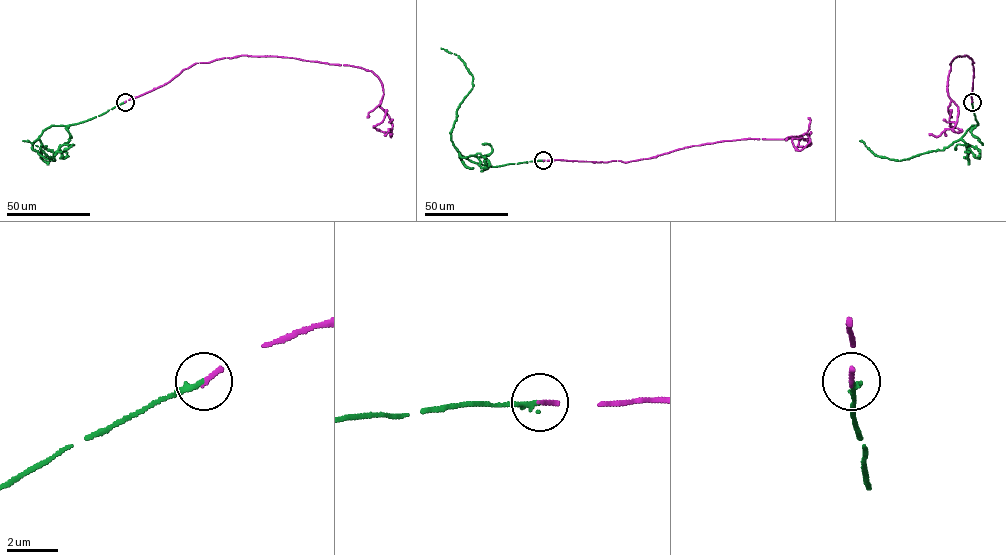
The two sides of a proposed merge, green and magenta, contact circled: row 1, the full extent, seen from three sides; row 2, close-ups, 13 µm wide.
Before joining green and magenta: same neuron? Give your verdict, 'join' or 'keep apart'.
join

